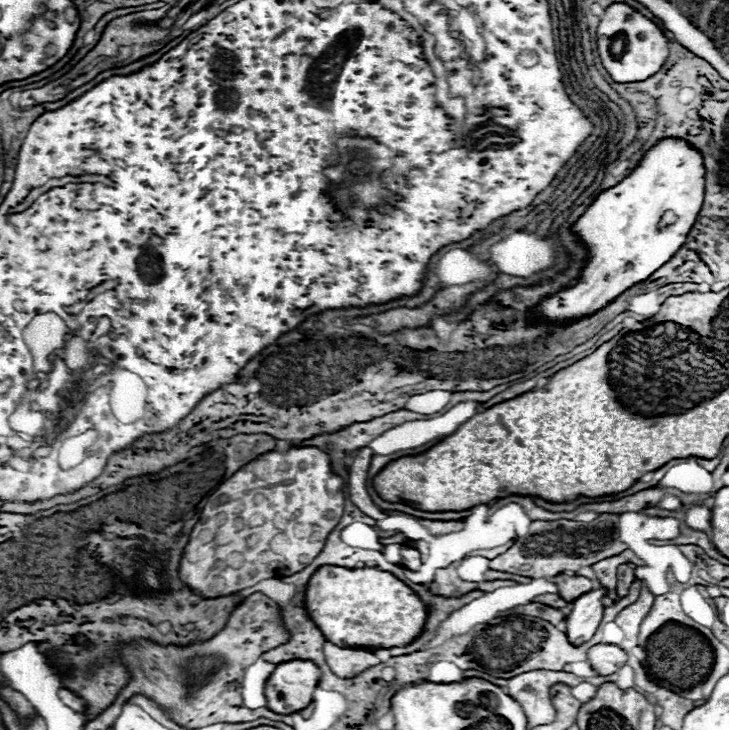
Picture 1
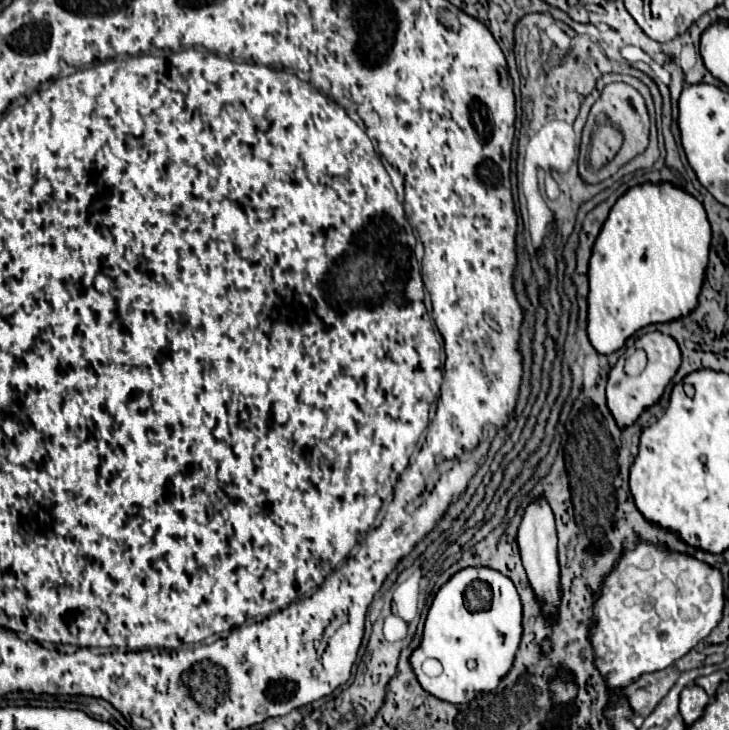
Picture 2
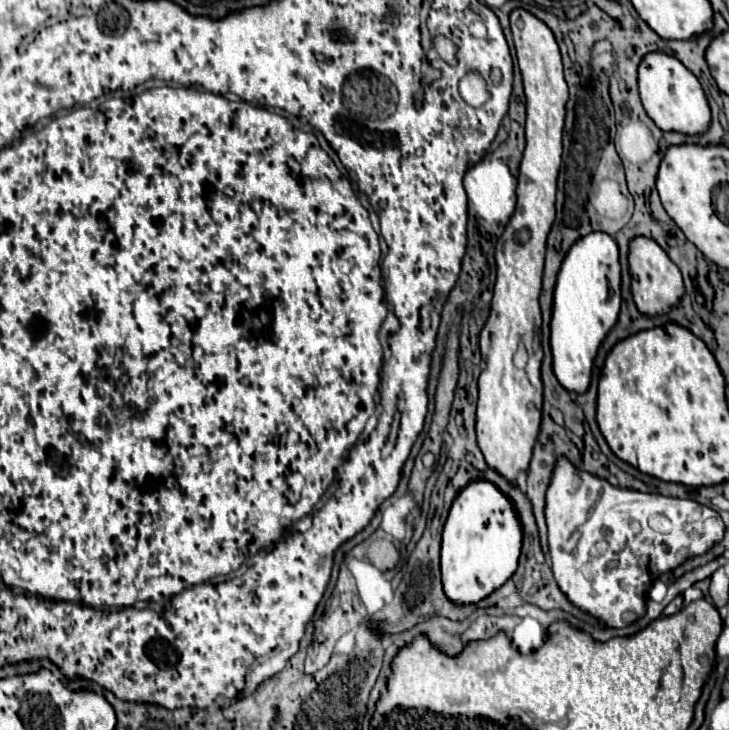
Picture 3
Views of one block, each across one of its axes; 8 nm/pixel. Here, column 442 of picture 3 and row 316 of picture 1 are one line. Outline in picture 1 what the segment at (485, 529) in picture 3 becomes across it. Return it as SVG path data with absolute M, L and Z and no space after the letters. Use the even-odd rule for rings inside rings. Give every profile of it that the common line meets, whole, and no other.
M664 138L656 142L638 162L638 166L616 186L602 190L596 200L586 208L586 212L576 220L572 226L572 232L578 236L578 240L588 250L588 260L578 276L578 280L572 286L560 288L552 296L538 302L538 306L532 310L532 318L540 318L544 322L552 324L566 324L572 320L580 320L584 316L594 314L596 310L604 308L612 300L616 300L622 292L632 288L638 282L644 282L650 278L660 266L664 266L686 242L688 232L692 230L698 212L704 202L704 160L702 154L692 148L686 140L680 138ZM666 210L672 210L676 214L676 222L670 226L658 230L658 222L664 216Z

